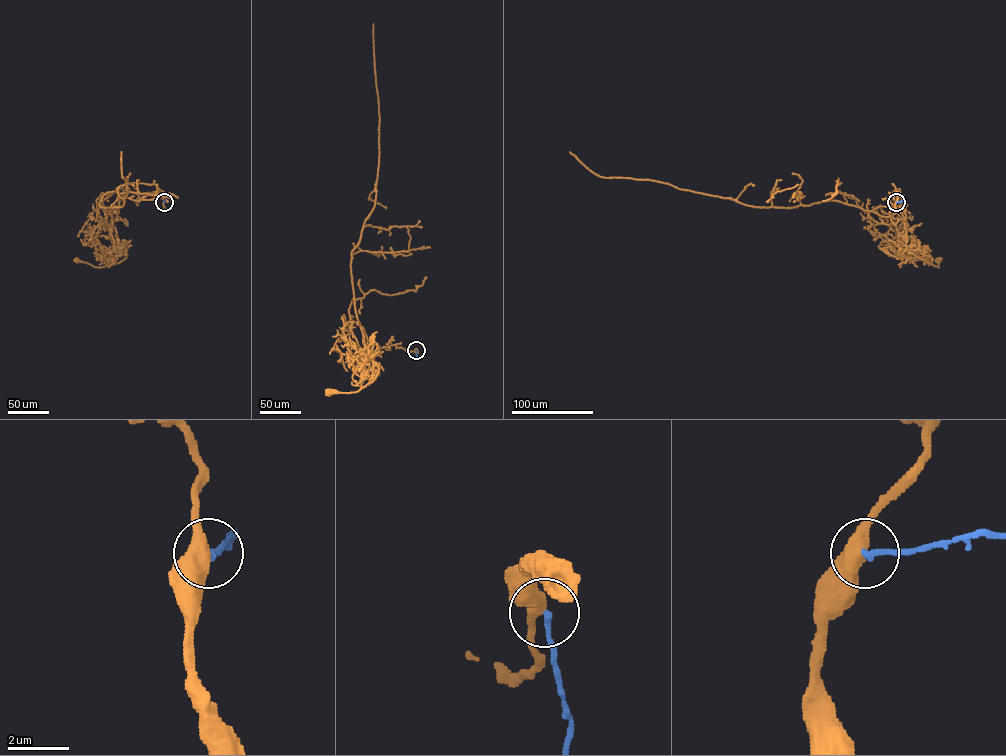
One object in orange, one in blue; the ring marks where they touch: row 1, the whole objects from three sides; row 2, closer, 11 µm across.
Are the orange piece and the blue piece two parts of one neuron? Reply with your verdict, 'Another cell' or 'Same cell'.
Another cell

